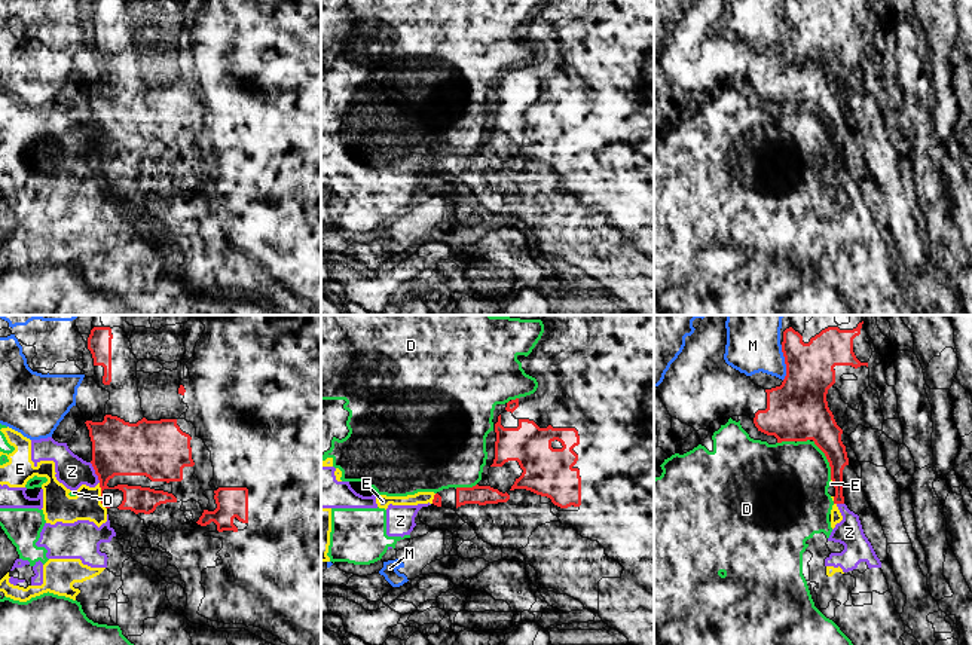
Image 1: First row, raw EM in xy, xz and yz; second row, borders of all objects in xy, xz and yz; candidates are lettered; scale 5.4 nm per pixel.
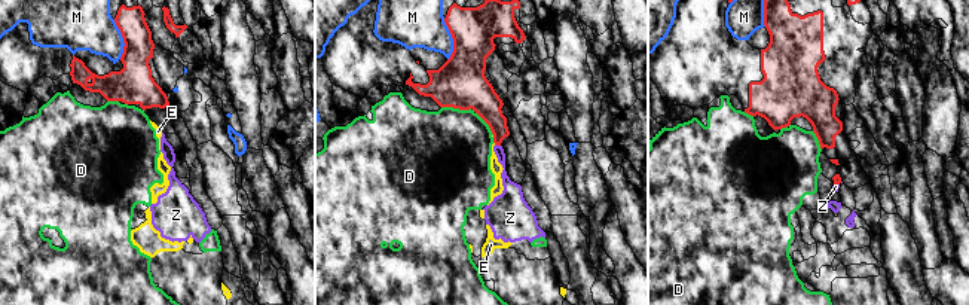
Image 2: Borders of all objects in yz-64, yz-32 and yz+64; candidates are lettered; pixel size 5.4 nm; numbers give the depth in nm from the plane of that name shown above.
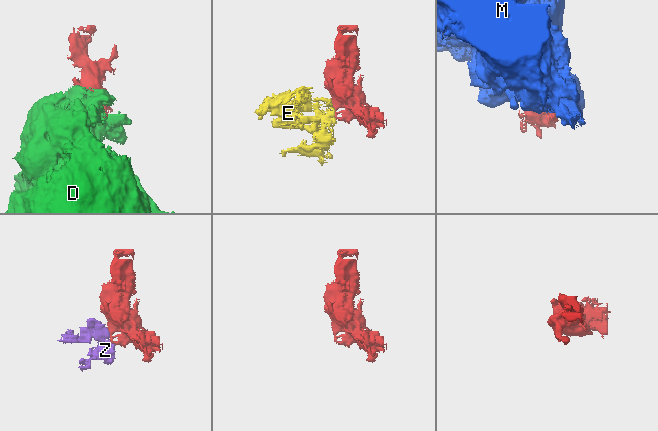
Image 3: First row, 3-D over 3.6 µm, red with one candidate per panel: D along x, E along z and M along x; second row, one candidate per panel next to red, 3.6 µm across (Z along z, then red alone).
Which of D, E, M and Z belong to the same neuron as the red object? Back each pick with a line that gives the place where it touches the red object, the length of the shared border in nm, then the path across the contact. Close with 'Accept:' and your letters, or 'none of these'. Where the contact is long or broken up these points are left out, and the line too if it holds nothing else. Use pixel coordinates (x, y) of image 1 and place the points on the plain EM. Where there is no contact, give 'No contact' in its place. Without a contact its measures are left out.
Accept: none of these

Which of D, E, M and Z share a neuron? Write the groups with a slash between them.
D E Z / M

